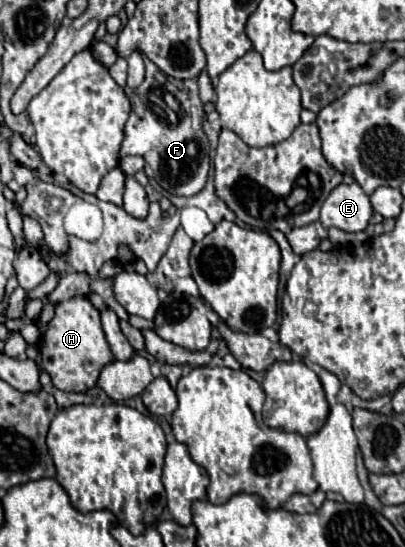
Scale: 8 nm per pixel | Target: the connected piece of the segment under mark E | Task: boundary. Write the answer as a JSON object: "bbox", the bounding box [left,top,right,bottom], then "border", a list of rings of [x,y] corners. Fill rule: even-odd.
{"bbox":[321,183,373,233],"border":[[[357,183],[337,185],[321,207],[321,223],[325,229],[337,227],[341,231],[357,233],[369,225],[373,207],[369,197]]]}

